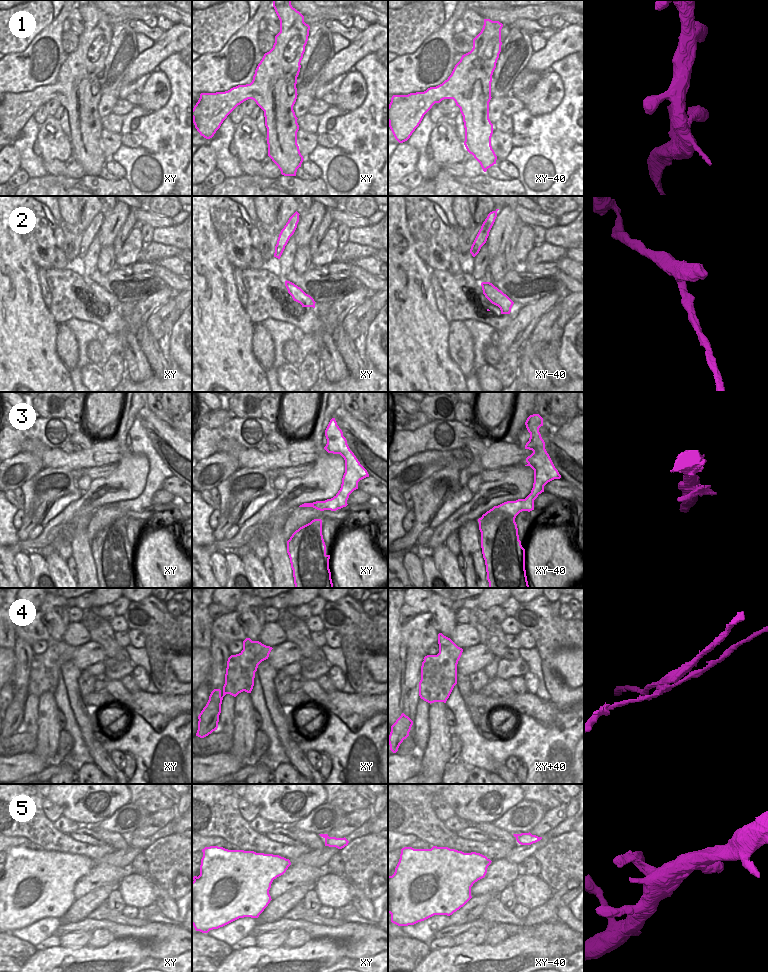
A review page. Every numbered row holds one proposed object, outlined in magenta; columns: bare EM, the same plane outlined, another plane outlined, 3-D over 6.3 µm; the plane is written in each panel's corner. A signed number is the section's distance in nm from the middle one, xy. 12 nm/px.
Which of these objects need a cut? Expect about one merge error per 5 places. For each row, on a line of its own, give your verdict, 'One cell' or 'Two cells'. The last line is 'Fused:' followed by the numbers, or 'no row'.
1: One cell
2: One cell
3: One cell
4: Two cells
5: One cell
Fused: 4

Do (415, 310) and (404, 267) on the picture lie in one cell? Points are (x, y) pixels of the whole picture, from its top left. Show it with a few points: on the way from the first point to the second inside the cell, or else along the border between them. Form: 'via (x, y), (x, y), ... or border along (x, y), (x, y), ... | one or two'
via (405, 299), (404, 278) | one

